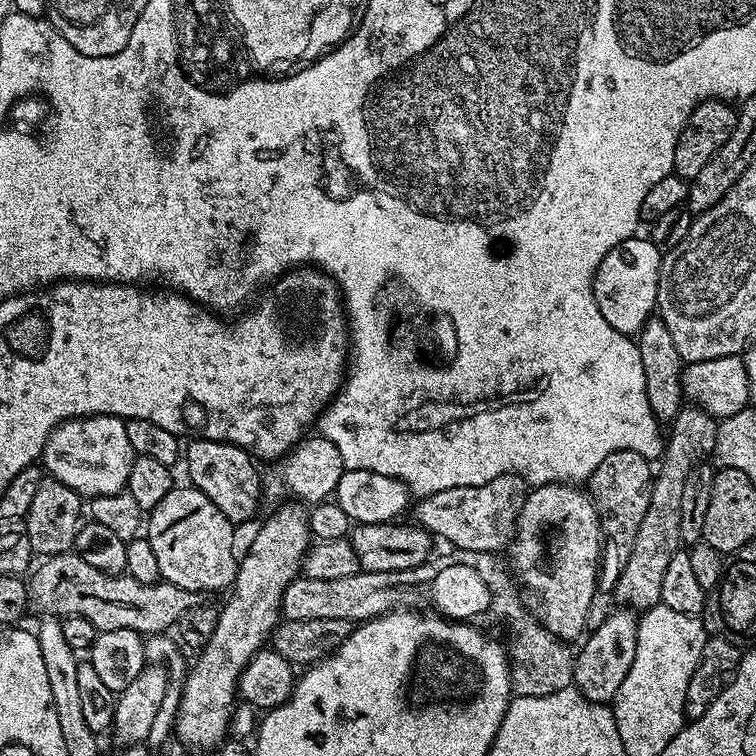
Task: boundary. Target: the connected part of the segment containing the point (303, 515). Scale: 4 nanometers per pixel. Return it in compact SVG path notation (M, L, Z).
M287 502L281 503L279 507L276 508L278 509L277 512L274 513L273 516L270 517L269 520L257 530L256 537L249 542L248 553L246 553L245 556L243 553L243 555L239 557L238 567L236 570L236 582L230 592L232 597L225 602L224 608L221 607L219 609L220 617L218 618L218 626L214 626L214 635L210 637L210 642L206 642L206 646L204 648L199 649L197 656L200 657L197 658L196 665L194 665L193 668L191 665L191 667L187 669L186 675L182 680L183 692L180 696L180 708L177 710L176 714L174 736L176 740L177 738L180 739L181 742L184 743L188 748L205 748L205 750L211 750L215 748L217 744L224 743L230 732L230 721L233 719L234 709L238 704L238 685L240 683L240 675L242 674L242 670L248 665L249 662L251 662L253 656L255 656L257 652L261 651L261 649L263 649L265 645L269 643L272 630L276 627L282 616L284 591L288 589L292 580L297 579L297 577L301 575L302 561L304 555L307 554L310 547L310 529L308 527L309 509L300 502L291 502L292 504L286 503Z

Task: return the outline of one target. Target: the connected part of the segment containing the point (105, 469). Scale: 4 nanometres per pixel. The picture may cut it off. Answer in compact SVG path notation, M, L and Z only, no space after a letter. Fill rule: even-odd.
M77 416L63 420L49 436L42 468L51 479L70 486L82 498L118 494L128 487L130 466L137 457L126 438L124 420L118 416Z

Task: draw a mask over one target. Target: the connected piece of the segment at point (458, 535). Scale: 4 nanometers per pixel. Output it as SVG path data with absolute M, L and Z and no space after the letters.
M499 475L482 486L456 486L421 497L413 505L412 515L415 523L435 537L444 538L455 549L496 554L509 547L527 493L527 481L520 476Z

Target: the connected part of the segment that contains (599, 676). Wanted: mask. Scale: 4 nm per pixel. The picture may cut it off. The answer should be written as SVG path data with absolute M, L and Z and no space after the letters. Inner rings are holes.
M623 606L617 607L608 615L606 622L602 622L598 630L588 632L586 639L579 645L580 652L578 648L572 661L572 683L590 702L608 704L615 700L618 686L622 686L626 674L630 674L630 662L634 662L637 623L635 611Z

